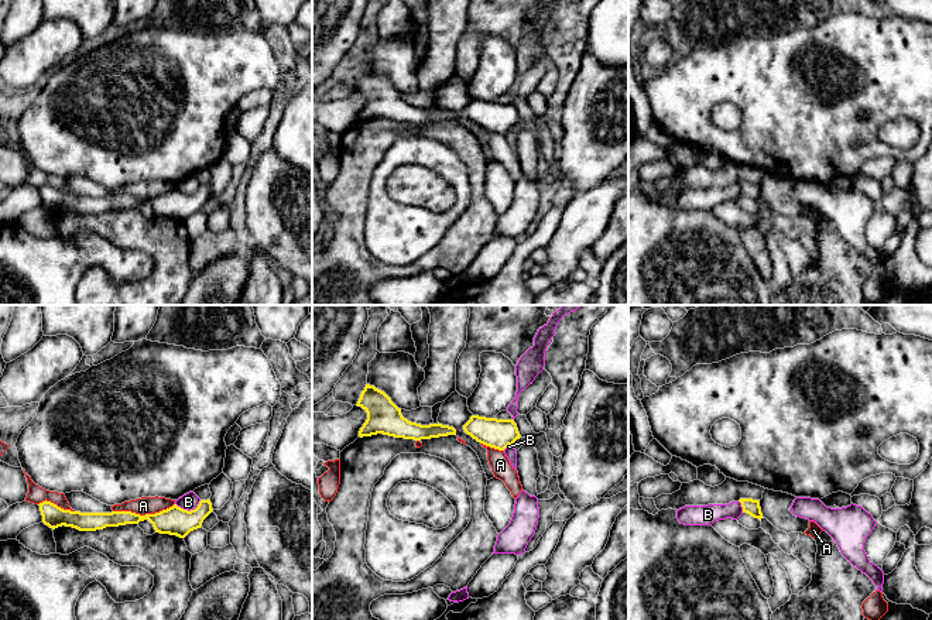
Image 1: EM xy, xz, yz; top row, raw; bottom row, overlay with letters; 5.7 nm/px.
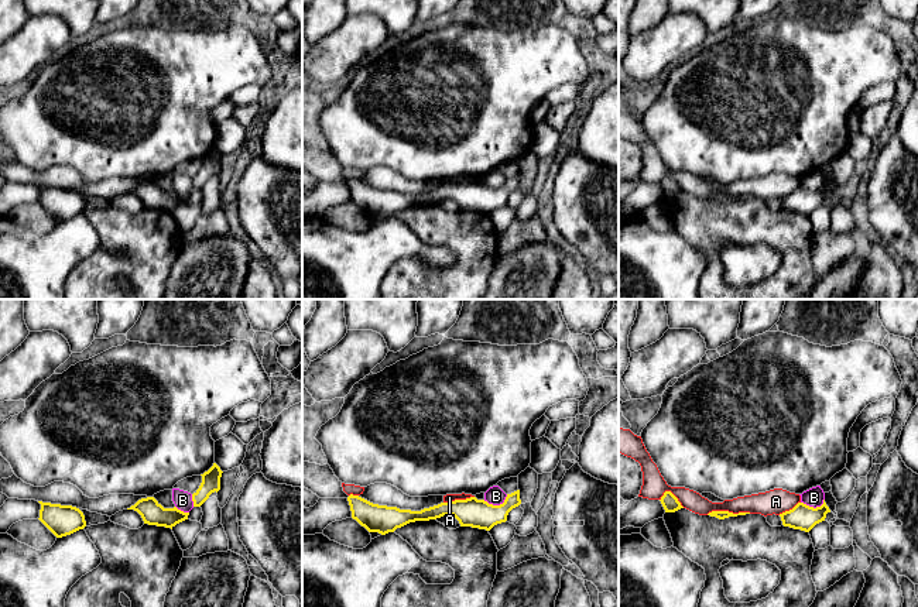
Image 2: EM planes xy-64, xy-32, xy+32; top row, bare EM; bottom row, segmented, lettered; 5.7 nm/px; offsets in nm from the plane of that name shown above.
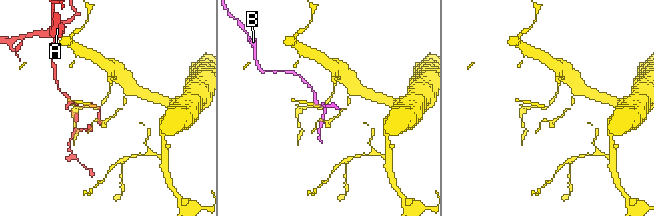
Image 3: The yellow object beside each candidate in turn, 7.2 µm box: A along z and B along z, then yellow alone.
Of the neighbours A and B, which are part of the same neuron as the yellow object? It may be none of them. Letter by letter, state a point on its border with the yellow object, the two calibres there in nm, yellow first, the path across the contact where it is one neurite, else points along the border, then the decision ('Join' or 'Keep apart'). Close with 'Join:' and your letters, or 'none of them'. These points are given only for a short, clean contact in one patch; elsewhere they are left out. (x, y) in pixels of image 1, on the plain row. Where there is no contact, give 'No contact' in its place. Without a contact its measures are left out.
A: Touches yellow at xy (143, 199). Thickness 160 nm (yellow) against 100 nm. Keep apart
B: Touches yellow at xy (187, 194). Thickness 160 nm (yellow) against 100 nm. Boundary: xy (201, 184), (189, 194), (184, 194), (175, 187). Keep apart
Join: none of them

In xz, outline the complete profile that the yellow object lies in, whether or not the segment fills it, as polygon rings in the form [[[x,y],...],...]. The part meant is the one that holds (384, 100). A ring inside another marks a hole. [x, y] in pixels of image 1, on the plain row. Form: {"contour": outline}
{"contour": [[[366,68],[356,88],[367,96],[367,103],[359,114],[359,120],[371,120],[377,117],[404,121],[404,123],[431,123],[448,119],[456,119],[456,113],[449,109],[429,107],[421,109],[402,100],[391,82],[374,69]]]}

